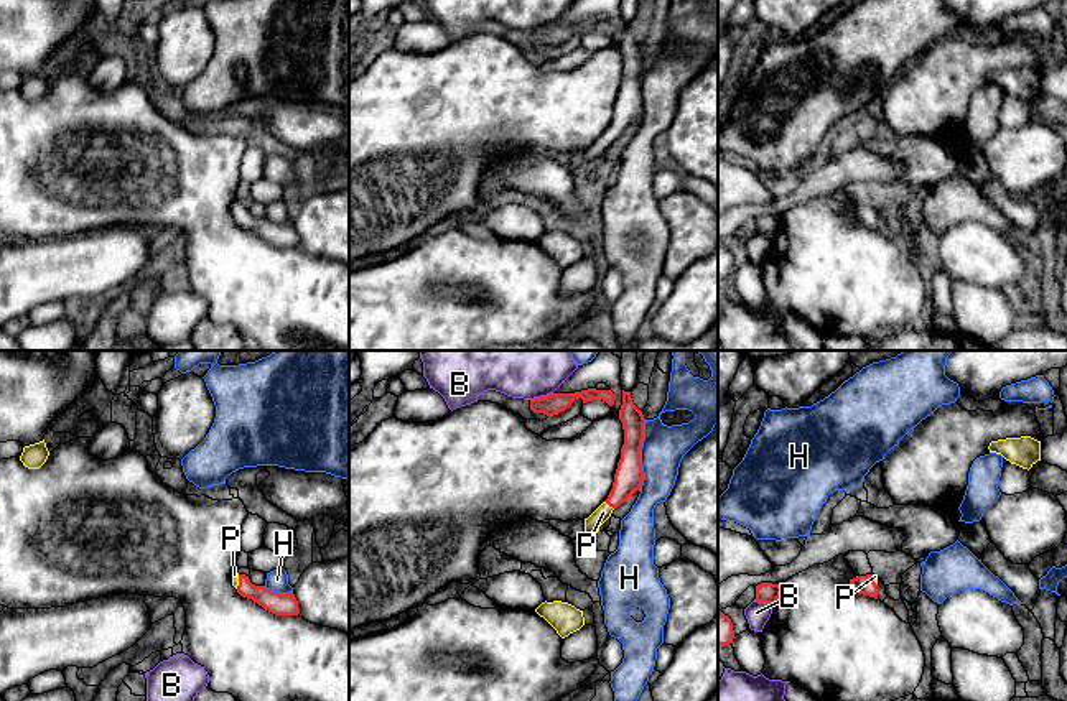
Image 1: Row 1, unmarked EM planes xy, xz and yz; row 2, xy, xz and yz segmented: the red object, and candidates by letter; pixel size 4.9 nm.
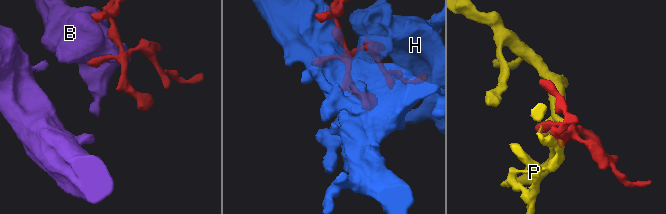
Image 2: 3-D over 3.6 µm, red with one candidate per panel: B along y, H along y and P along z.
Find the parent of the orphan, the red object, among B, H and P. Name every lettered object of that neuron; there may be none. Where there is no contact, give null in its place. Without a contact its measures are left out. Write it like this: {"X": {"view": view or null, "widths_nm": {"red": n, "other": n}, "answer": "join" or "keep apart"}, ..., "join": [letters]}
{"B": {"view": "xz", "widths_nm": {"red": 110, "other": 150}, "answer": "keep apart"}, "H": {"view": "xz", "widths_nm": {"red": 140, "other": 220}, "answer": "keep apart"}, "P": {"view": "xz", "widths_nm": {"red": 140, "other": 80}, "answer": "join"}, "join": ["P"]}

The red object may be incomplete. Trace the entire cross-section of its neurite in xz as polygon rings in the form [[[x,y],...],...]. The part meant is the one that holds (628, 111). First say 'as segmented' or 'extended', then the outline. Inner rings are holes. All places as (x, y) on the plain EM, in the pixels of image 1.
extended | [[[622,21],[619,51],[624,61],[624,76],[621,79],[621,91],[614,105],[613,120],[608,130],[588,150],[585,150],[585,163],[578,169],[583,173],[599,163],[599,158],[611,148],[614,140],[626,133],[636,122],[641,123],[644,112],[641,79],[644,72],[645,49],[634,36],[631,23]]]

